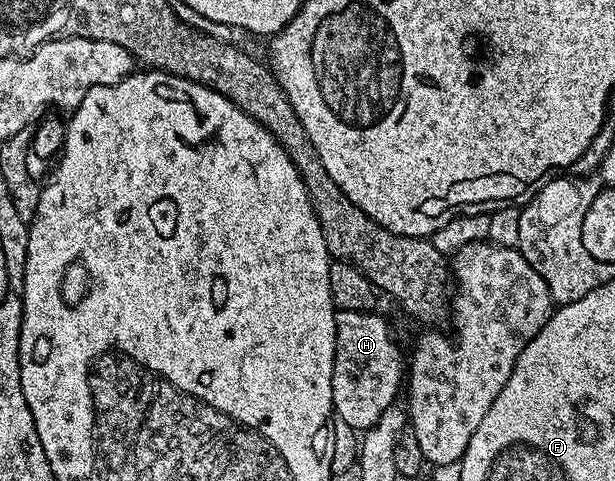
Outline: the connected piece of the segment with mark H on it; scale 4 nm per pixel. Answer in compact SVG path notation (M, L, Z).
M375 310L336 312L336 352L334 353L334 373L332 374L332 409L335 415L342 417L358 433L363 433L382 417L382 413L397 398L396 390L401 390L406 375L406 359L400 356L396 343L392 340L392 331L382 316Z

